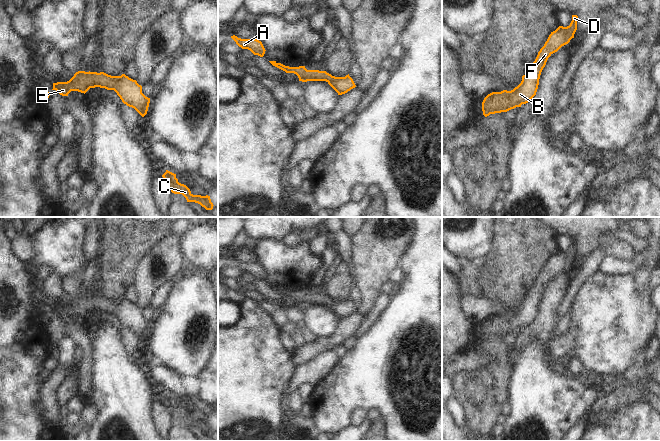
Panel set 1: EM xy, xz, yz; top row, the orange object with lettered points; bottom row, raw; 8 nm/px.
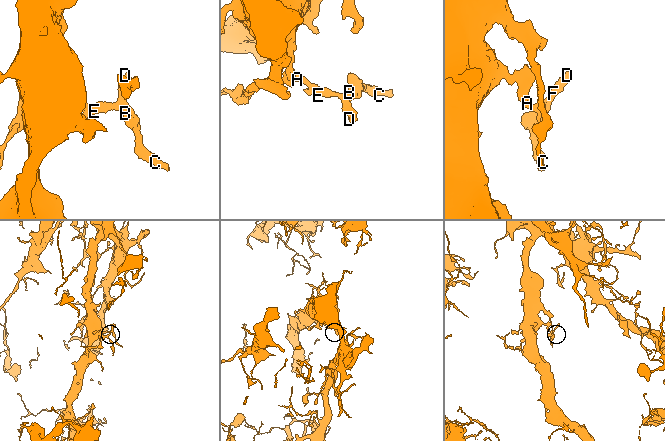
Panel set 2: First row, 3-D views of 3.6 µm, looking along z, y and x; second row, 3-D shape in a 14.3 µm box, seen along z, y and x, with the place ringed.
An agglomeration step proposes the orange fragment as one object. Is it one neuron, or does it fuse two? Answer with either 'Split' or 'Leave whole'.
Leave whole

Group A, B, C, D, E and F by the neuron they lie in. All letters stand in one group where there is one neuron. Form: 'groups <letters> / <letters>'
groups A B C D E F

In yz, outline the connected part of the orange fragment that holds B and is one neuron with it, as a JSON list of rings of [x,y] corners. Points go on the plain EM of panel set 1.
[[[572,239],[569,250],[559,250],[551,256],[544,270],[538,276],[535,285],[528,291],[527,297],[522,300],[522,305],[517,311],[511,315],[492,316],[484,322],[482,335],[485,341],[521,331],[522,328],[528,327],[536,319],[540,299],[548,282],[574,262],[577,254],[577,243],[577,239]]]

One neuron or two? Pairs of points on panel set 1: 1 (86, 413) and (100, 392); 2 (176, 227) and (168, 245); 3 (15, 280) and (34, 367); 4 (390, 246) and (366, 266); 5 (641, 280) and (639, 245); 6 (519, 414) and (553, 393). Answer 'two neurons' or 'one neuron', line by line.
1: two neurons
2: two neurons
3: one neuron
4: one neuron
5: two neurons
6: one neuron

